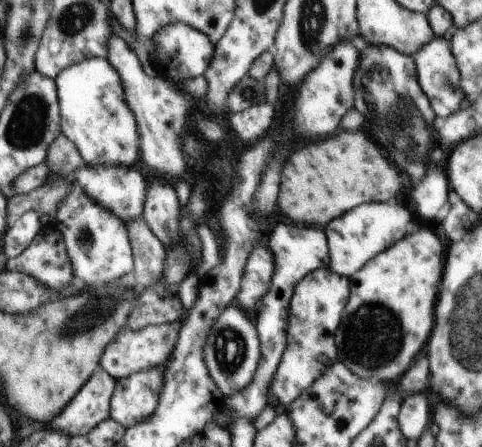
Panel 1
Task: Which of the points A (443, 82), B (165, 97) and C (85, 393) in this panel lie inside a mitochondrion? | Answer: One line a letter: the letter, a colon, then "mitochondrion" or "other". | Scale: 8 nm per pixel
A: mitochondrion
B: other
C: other

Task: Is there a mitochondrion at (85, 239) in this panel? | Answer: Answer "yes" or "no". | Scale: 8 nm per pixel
yes

